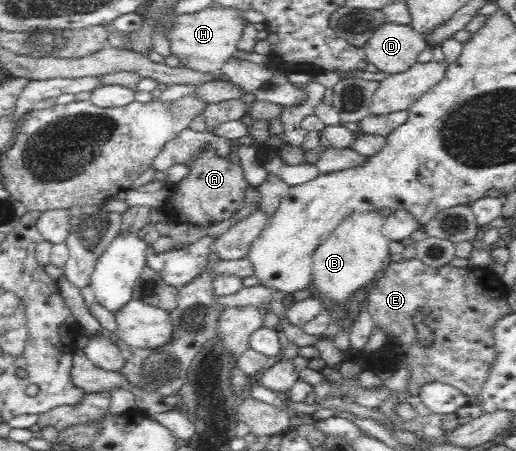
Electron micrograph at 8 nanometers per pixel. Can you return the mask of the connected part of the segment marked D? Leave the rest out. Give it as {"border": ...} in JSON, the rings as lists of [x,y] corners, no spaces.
{"border":[[[387,22],[377,28],[363,50],[369,63],[393,75],[406,72],[417,63],[417,56],[428,45],[410,25]]]}

